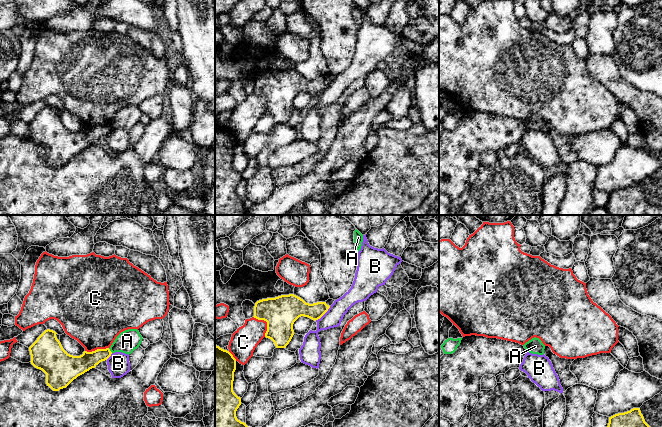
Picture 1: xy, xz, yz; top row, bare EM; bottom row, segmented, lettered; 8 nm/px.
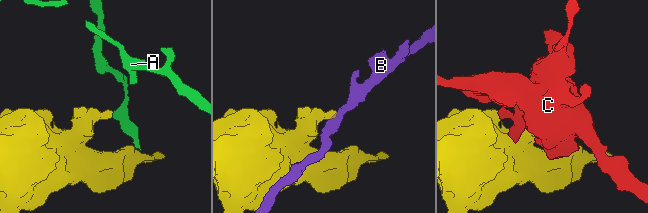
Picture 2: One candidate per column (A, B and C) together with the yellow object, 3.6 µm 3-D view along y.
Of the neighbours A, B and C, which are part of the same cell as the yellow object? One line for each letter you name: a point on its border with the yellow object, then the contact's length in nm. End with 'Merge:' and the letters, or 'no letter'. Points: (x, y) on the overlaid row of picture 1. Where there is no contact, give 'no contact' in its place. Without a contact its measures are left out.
Merge: no letter

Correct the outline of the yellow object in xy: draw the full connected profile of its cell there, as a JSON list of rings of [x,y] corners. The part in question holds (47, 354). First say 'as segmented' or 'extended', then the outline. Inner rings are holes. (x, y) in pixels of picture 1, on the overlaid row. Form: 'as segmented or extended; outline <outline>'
as segmented; outline [[[50,329],[45,330],[37,340],[29,347],[31,364],[46,374],[46,384],[53,391],[66,388],[74,379],[95,368],[100,362],[107,360],[112,352],[109,348],[97,349],[92,352],[84,351],[80,356],[68,354],[56,337],[56,332]]]

